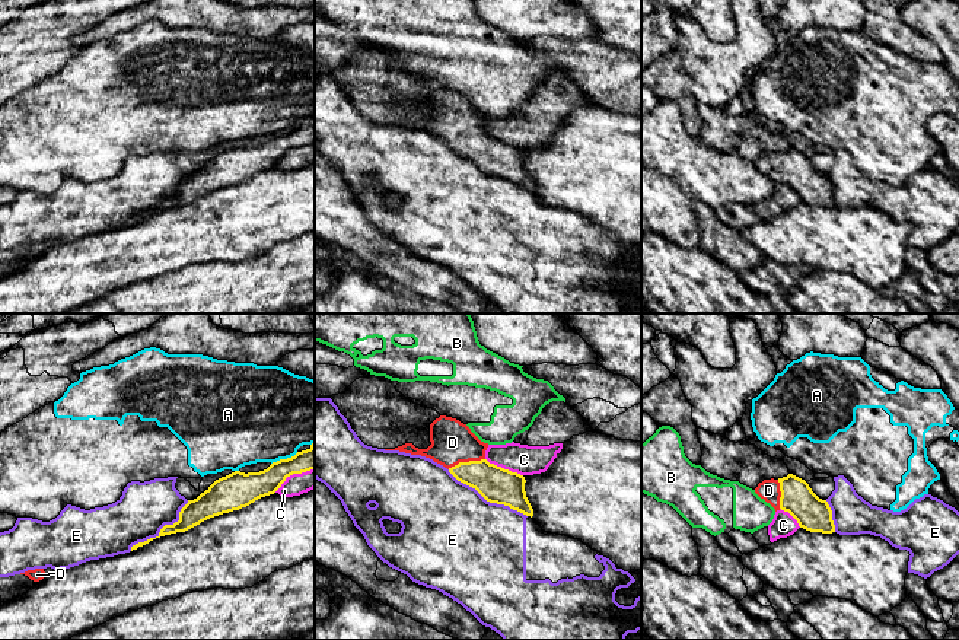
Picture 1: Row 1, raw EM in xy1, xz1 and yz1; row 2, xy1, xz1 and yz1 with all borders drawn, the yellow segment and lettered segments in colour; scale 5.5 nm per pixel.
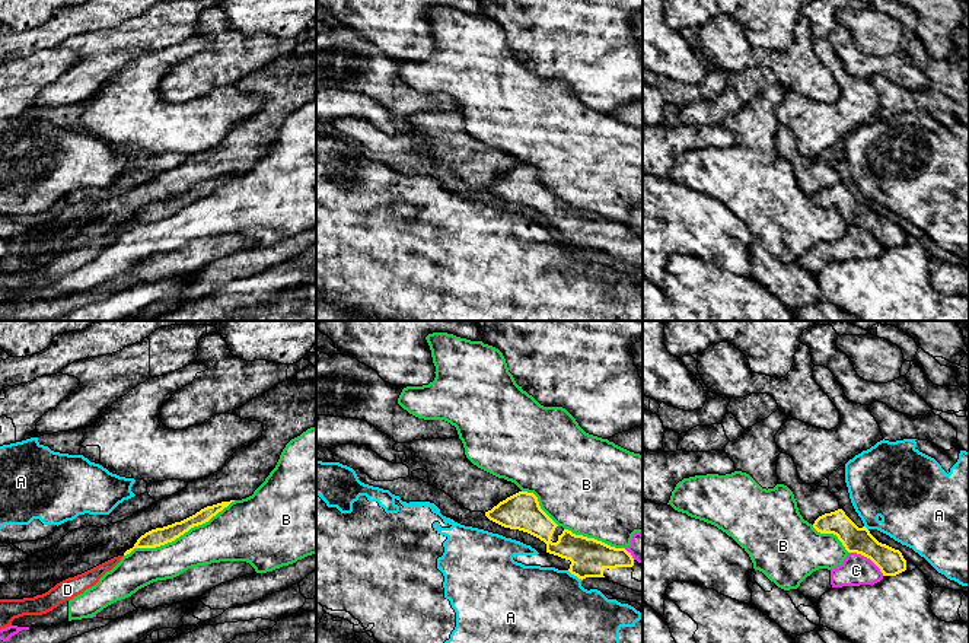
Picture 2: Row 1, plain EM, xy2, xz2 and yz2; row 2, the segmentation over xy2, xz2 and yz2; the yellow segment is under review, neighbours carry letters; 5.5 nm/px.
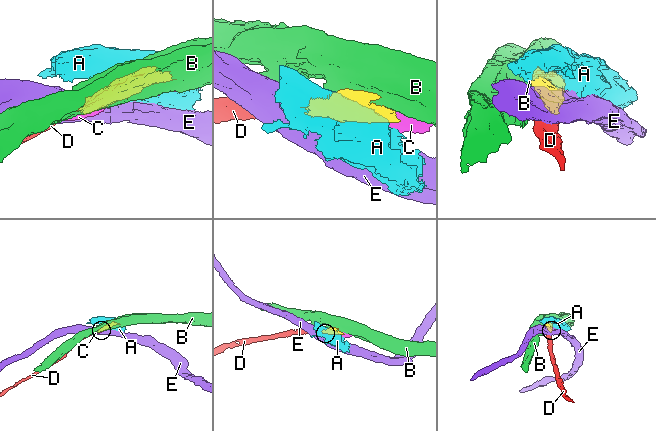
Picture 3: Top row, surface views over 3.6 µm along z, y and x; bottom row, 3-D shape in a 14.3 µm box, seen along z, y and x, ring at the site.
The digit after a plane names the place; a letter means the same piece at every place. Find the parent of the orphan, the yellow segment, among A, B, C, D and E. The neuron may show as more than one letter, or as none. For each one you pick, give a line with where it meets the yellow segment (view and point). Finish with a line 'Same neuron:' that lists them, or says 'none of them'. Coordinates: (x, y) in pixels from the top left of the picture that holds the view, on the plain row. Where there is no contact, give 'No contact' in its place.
D: Touches yellow at xz1 (465, 136)
Same neuron: D

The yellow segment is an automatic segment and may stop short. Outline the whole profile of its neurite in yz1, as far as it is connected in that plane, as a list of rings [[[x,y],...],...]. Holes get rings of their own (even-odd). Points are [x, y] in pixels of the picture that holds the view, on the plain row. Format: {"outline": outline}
{"outline": [[[793,147],[778,153],[764,153],[758,157],[755,166],[770,176],[775,185],[780,182],[788,185],[806,204],[835,206],[828,175],[819,172],[805,153]]]}

